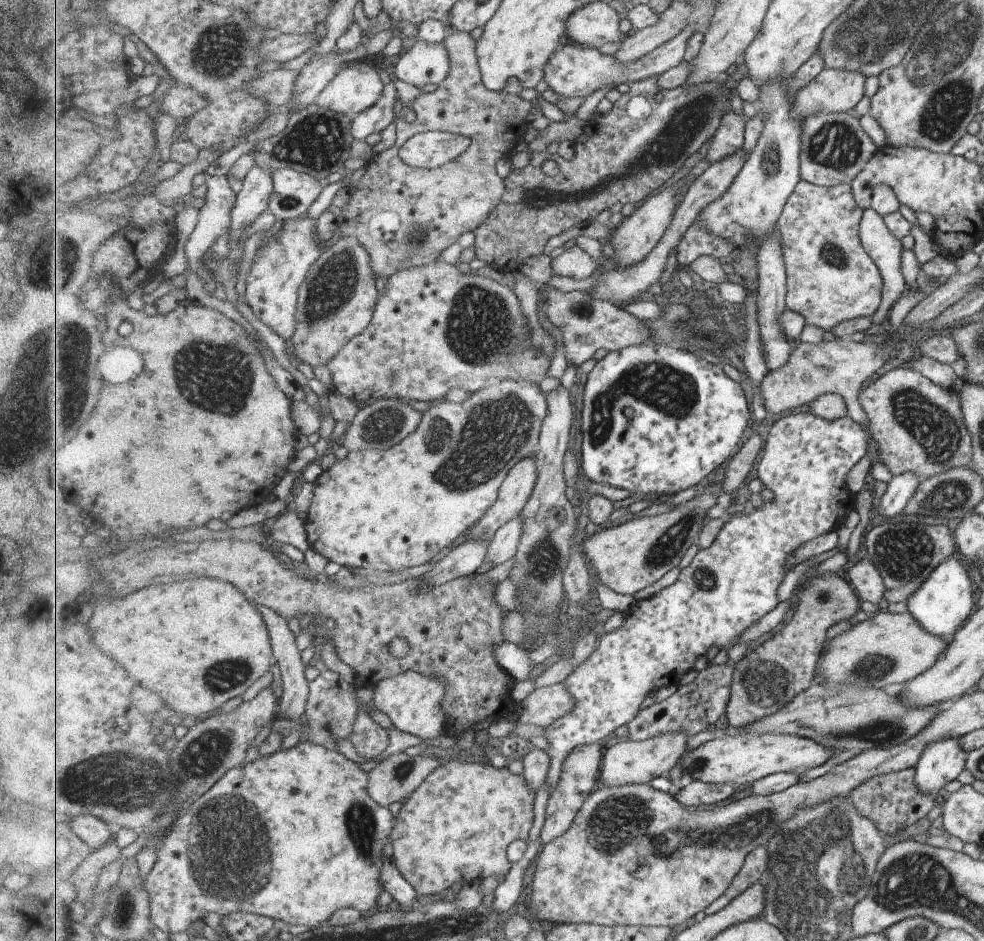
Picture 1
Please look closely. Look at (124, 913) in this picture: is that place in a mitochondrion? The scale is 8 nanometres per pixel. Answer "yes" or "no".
yes

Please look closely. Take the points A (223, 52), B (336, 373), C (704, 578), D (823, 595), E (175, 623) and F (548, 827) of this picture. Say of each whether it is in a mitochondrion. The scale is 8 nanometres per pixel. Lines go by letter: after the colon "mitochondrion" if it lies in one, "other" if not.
A: mitochondrion
B: other
C: mitochondrion
D: mitochondrion
E: other
F: other

